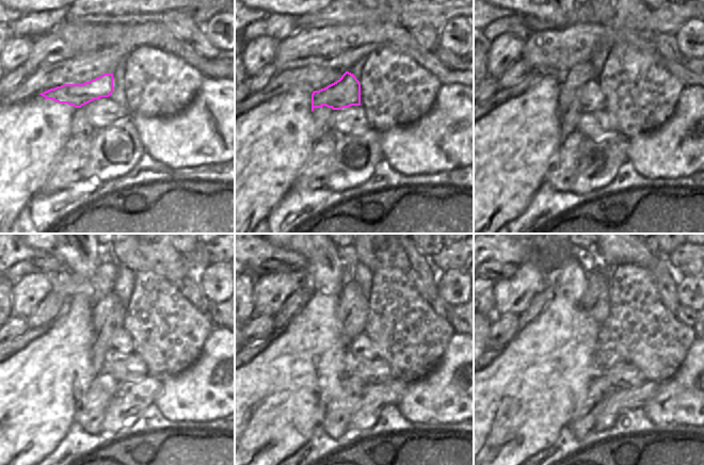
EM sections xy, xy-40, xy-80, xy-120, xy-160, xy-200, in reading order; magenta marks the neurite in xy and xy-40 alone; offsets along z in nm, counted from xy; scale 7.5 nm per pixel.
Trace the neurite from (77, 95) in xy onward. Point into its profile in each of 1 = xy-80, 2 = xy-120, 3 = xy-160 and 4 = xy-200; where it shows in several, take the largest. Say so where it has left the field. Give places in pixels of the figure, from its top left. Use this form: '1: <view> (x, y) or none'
1: xy-80 (592, 99)
2: xy-120 (121, 341)
3: xy-160 (362, 348)
4: xy-200 (606, 352)

